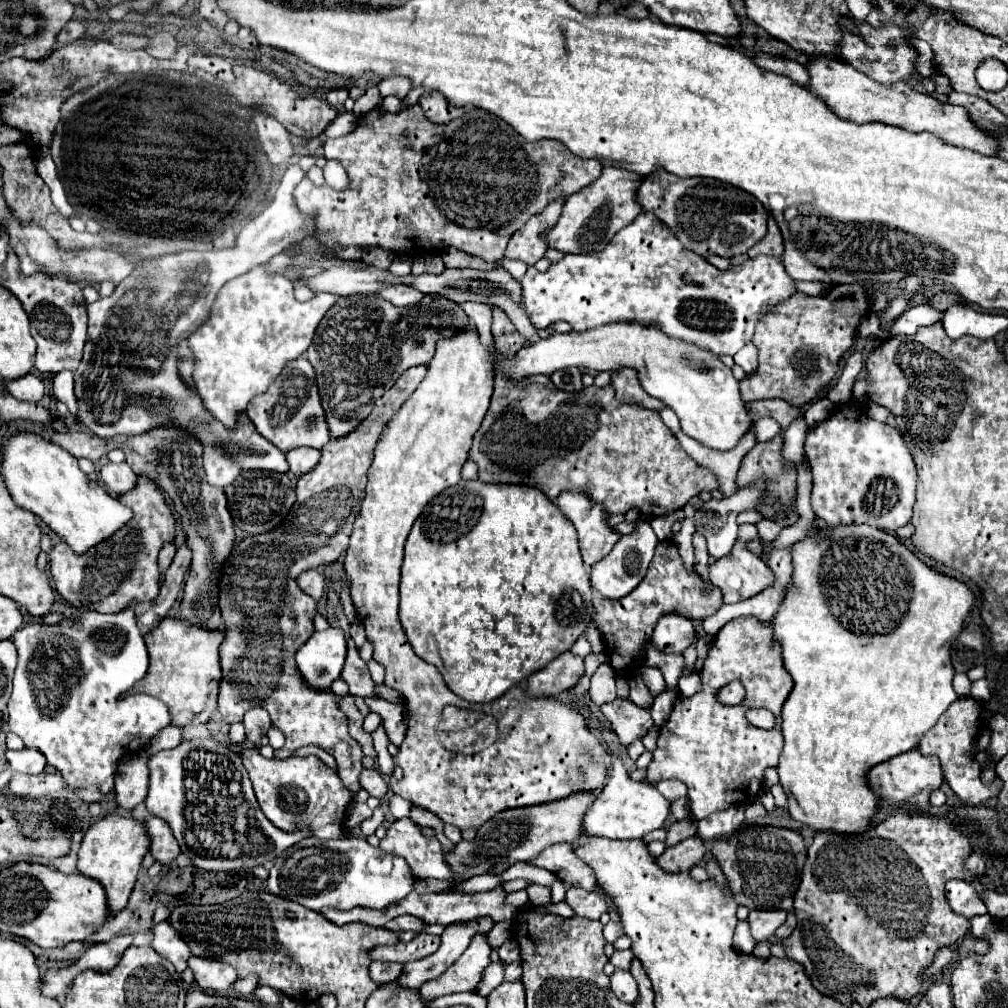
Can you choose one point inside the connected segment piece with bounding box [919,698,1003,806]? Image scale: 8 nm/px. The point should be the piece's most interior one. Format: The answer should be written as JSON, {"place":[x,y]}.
{"place":[951,738]}

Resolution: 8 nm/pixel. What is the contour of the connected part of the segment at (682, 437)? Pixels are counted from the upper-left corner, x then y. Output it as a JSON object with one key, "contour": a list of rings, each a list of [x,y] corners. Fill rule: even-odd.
{"contour":[[[679,432],[677,434],[677,440],[679,444],[683,446],[683,450],[703,468],[709,468],[717,474],[719,478],[719,484],[721,484],[721,492],[725,496],[731,496],[735,494],[735,474],[739,470],[739,464],[743,460],[743,456],[755,446],[755,438],[753,438],[753,432],[747,432],[739,444],[735,446],[735,450],[729,450],[729,452],[717,452],[717,450],[711,450],[707,446],[703,446],[701,442],[695,442],[693,438],[689,438],[687,434]]]}

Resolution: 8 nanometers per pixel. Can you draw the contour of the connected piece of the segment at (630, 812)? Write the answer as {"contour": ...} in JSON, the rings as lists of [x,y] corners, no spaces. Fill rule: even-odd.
{"contour":[[[613,760],[611,774],[607,778],[607,786],[597,796],[593,806],[587,810],[583,818],[583,828],[593,836],[603,836],[611,840],[633,840],[643,838],[647,832],[663,828],[665,820],[669,818],[671,802],[659,794],[659,790],[647,782],[629,780],[627,770],[623,768],[621,760]]]}

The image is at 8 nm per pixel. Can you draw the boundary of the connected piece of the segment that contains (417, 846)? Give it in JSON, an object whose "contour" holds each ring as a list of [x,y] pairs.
{"contour":[[[409,818],[391,824],[387,836],[381,840],[381,850],[403,856],[415,878],[451,878],[439,840],[423,836],[419,826]]]}

